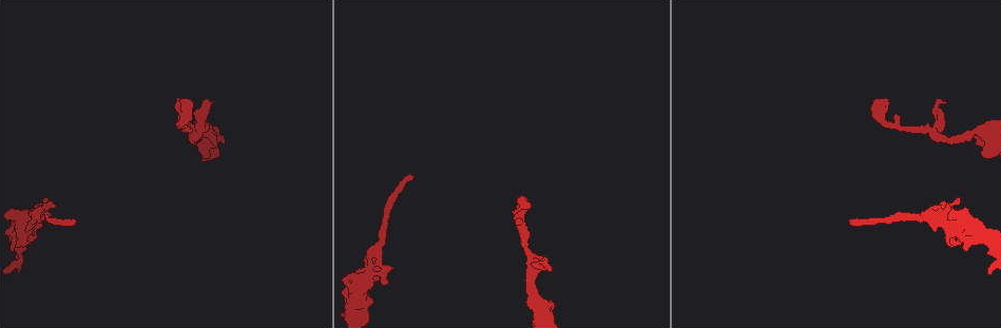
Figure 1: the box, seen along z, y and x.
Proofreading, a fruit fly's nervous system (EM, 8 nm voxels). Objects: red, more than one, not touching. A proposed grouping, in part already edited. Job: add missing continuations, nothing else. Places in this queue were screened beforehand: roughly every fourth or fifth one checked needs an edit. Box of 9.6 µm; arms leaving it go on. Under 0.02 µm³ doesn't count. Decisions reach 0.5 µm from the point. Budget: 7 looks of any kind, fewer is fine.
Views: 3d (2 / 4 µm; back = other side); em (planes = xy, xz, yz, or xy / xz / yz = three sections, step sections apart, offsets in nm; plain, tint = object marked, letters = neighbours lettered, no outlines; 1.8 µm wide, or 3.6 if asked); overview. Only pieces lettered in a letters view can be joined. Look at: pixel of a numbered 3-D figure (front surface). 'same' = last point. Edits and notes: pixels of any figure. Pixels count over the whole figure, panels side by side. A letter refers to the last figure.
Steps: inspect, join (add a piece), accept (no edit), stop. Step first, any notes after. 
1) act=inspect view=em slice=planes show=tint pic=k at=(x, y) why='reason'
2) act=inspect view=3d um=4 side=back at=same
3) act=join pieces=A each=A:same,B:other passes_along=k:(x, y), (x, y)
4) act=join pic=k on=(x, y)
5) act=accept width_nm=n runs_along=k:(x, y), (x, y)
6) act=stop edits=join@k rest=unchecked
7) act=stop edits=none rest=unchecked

act=inspect view=3d um=4 pic=1 at=(852, 221) why='end of a long branch'

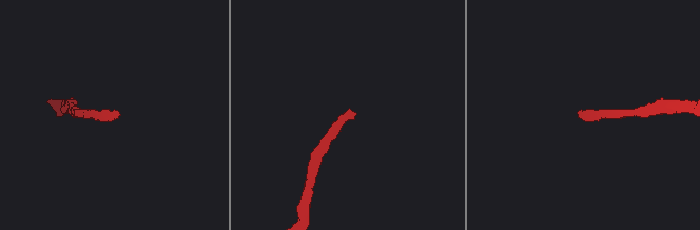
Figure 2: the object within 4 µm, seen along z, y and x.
act=inspect view=em slice=planes show=tint pic=2 at=(354, 112) why='need the tissue'

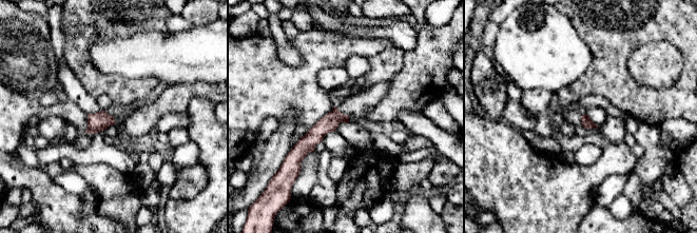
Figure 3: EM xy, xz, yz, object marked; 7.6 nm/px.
act=inspect view=em slice=planes show=letters at=same why='what lies round it'

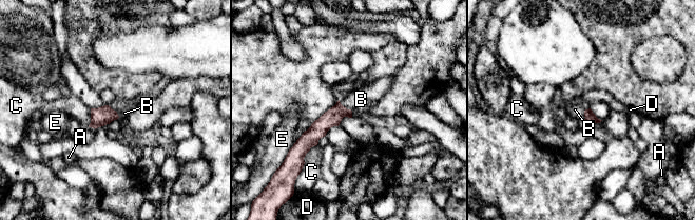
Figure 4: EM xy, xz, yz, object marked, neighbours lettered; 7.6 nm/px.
act=join pieces=B each=A:other,B:same,C:other,D:other,E:other passes_along=4:(332, 117), (344, 106), (361, 99) found='the neuron continues'

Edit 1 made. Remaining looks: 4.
act=inspect view=overview why='redraw'

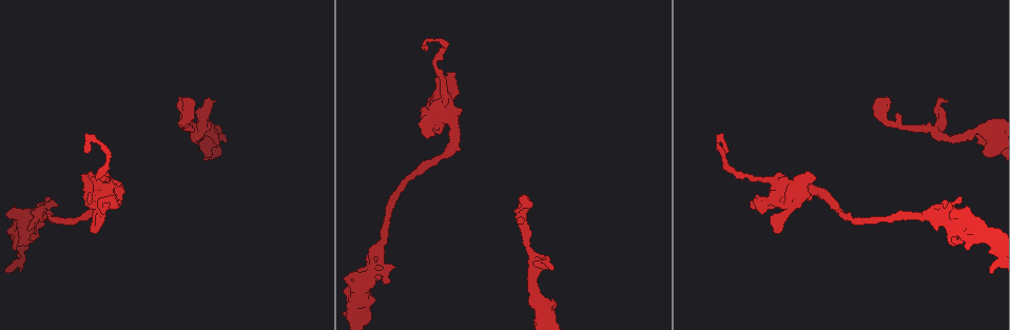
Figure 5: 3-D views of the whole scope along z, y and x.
act=inspect view=3d um=4 pic=5 at=(957, 244) why='free end'

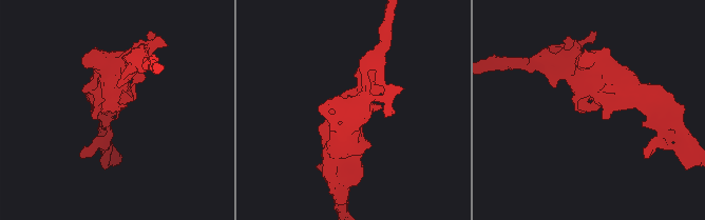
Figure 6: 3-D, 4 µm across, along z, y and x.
act=inspect view=em slice=planes show=letters pic=6 at=(587, 110)

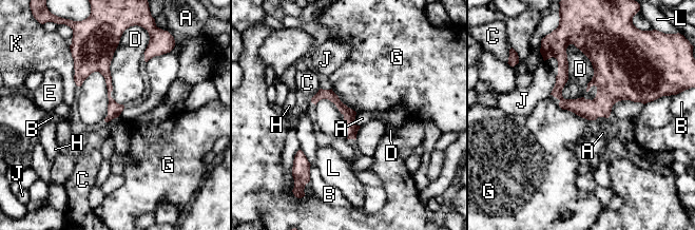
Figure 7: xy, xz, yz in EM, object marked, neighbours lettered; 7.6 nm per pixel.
act=accept each=A:other,B:other,C:other,D:other,E:other,G:other,H:other,J:other,K:other,L:other runs_along=7:(108, 52), (111, 116) found='no lettered piece goes on from it'

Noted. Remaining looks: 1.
act=inspect view=em slice=planes show=letters pic=5 at=(550, 269)

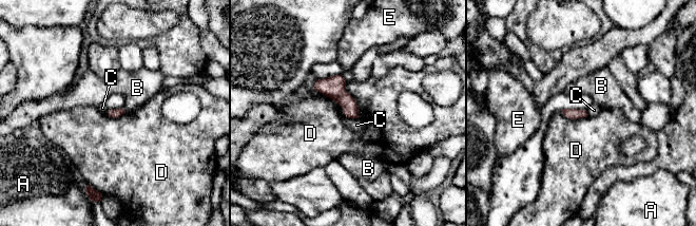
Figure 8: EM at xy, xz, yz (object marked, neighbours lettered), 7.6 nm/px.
act=accept longest_contact=D:280nm each=A:other,B:other,C:other,D:other,E:other border=8:(345, 83), (359, 117) found='none of them fits'

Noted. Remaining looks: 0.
act=stop edits=join@4 rest=unchecked

